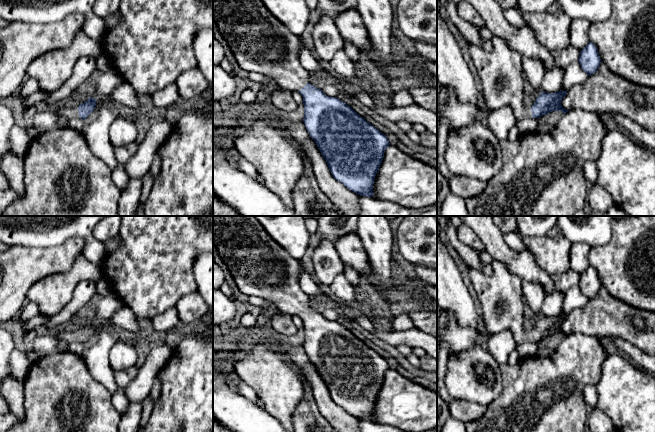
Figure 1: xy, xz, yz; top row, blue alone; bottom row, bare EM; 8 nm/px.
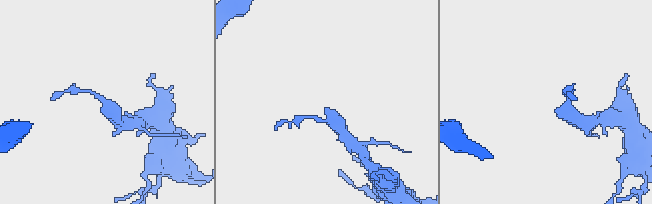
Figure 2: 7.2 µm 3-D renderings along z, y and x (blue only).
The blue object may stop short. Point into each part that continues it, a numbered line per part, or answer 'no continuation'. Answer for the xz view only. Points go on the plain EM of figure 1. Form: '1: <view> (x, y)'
1: xz (259, 266)

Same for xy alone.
1: xy (69, 337)

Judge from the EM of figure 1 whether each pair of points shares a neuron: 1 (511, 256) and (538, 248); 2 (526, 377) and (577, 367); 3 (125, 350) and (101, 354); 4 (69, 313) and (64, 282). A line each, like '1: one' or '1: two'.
1: two
2: one
3: two
4: two

